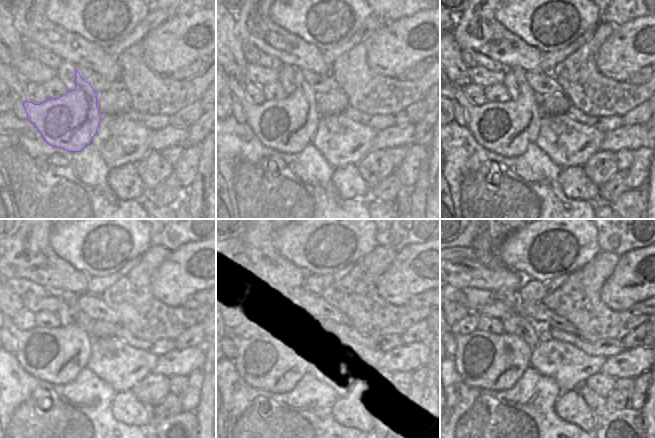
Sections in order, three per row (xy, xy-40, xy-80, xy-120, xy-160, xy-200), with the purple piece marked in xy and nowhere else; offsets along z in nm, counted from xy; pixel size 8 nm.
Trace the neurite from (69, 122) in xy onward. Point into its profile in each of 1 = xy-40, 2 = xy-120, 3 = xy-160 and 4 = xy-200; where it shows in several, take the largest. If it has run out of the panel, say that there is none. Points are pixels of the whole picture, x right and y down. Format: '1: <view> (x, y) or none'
1: xy-40 (288, 125)
2: xy-120 (55, 355)
3: xy-160 (274, 360)
4: xy-200 (496, 362)

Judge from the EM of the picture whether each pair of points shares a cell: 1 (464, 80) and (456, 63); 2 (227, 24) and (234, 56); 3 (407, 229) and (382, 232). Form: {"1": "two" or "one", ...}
{"1": "one", "2": "one", "3": "one"}

